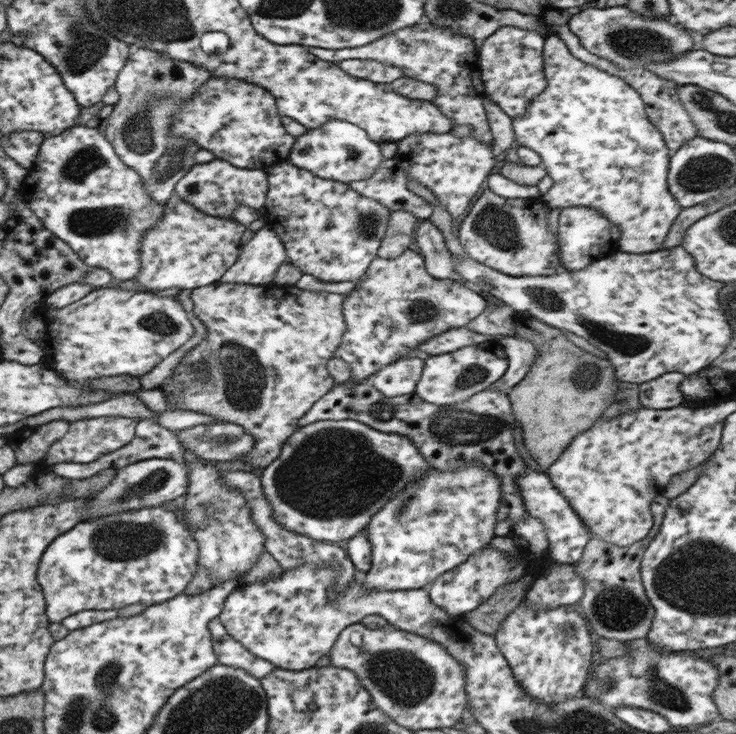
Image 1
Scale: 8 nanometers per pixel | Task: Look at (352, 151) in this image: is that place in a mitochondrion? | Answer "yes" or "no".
yes

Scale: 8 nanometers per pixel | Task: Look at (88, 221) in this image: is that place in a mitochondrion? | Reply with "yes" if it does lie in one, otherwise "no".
yes

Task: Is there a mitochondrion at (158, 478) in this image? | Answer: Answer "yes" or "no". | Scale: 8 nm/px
yes

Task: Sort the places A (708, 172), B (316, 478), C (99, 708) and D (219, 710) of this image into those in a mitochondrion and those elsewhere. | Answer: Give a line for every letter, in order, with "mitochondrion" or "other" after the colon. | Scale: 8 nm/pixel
A: mitochondrion
B: mitochondrion
C: mitochondrion
D: mitochondrion

